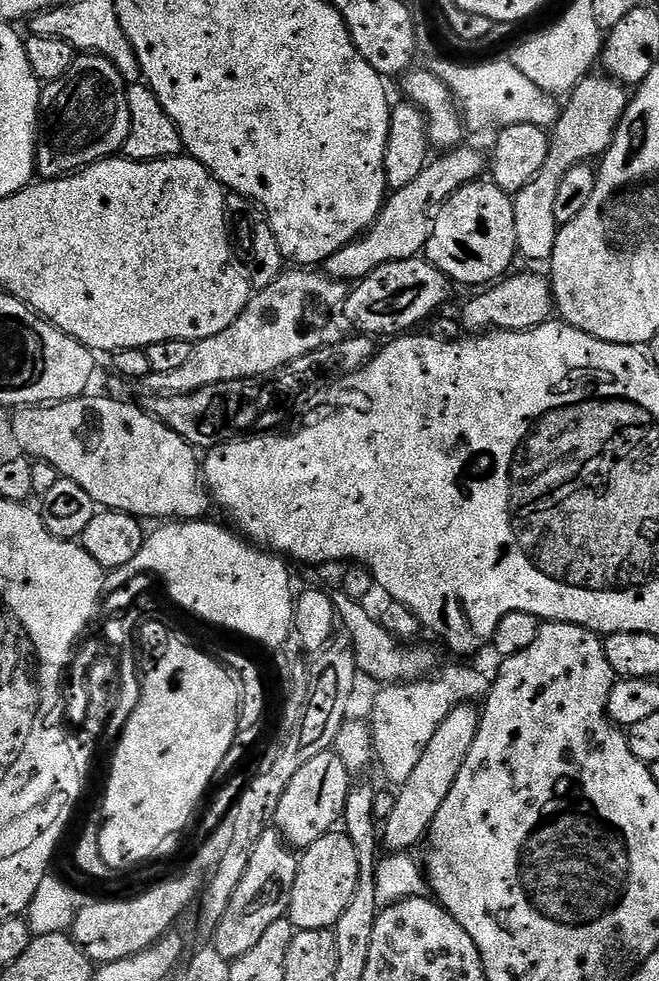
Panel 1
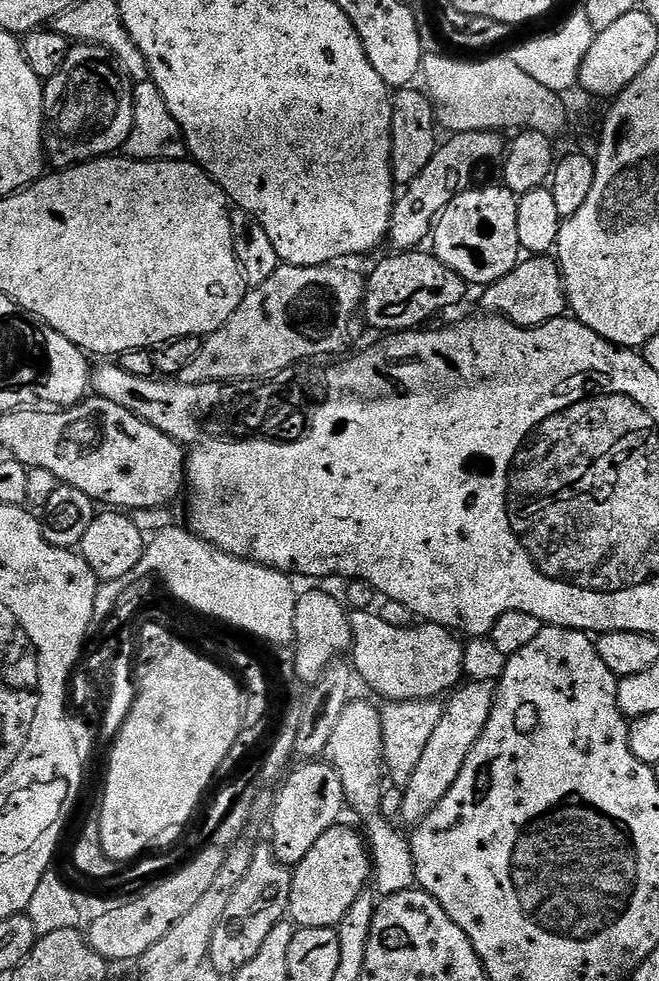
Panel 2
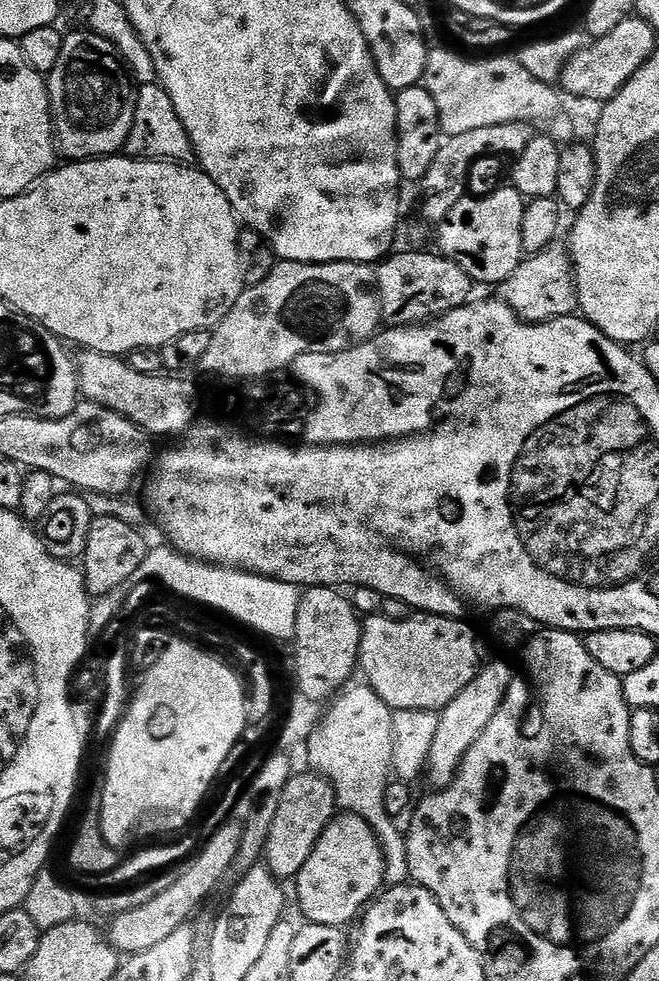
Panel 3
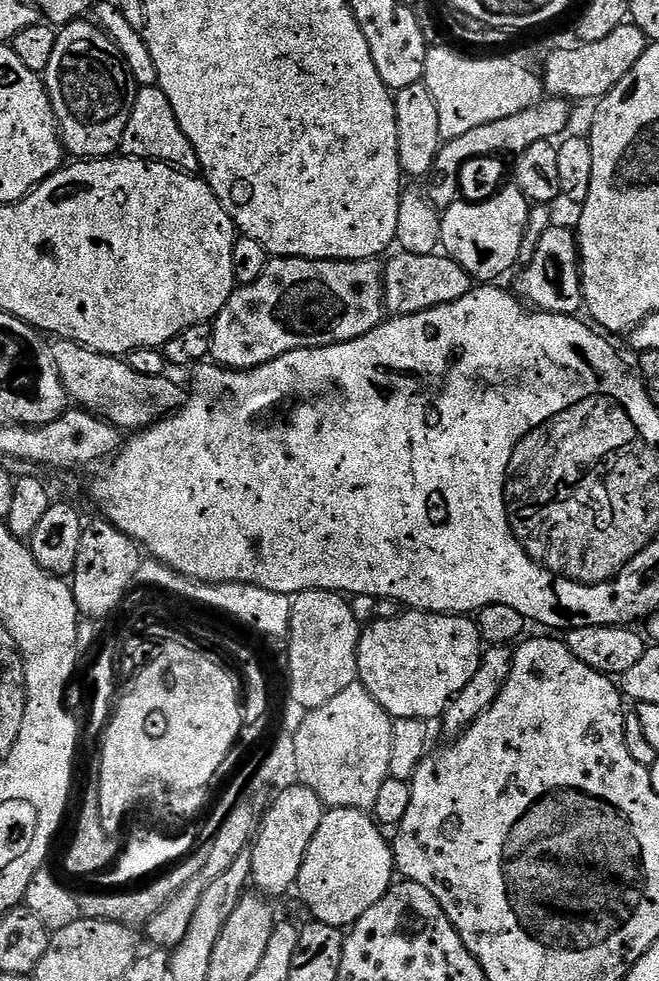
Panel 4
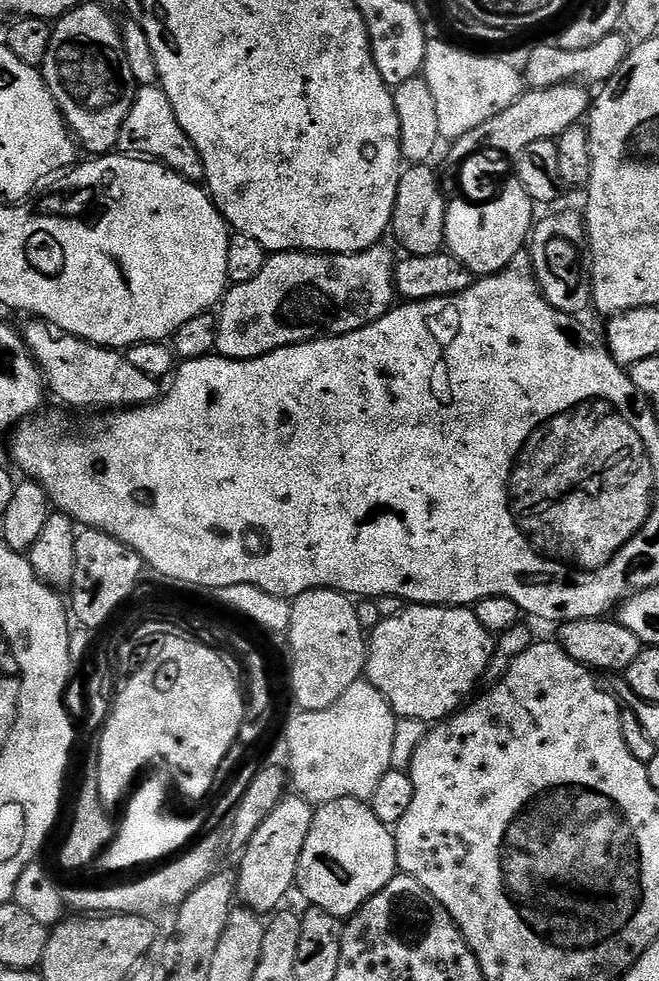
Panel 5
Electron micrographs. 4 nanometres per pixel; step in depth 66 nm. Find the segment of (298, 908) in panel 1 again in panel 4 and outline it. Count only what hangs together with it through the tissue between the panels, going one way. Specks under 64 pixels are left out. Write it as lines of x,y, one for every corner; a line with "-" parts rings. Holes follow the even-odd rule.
330,808
325,811
322,826
314,834
302,862
302,870
296,879
296,888
312,911
313,921
347,930
388,893
394,883
394,857
389,837
383,836
381,825
367,811
359,808

